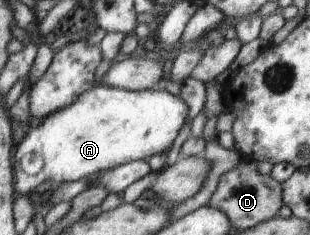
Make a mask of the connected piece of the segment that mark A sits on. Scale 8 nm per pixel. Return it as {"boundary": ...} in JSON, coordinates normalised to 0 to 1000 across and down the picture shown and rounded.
{"boundary":[[[306,357],[300,383],[255,400],[255,417],[171,485],[139,519],[103,523],[52,647],[52,804],[68,834],[110,813],[139,774],[171,774],[174,796],[203,774],[281,762],[313,732],[332,732],[413,689],[468,689],[503,655],[545,643],[581,553],[606,515],[610,451],[577,409],[523,370],[458,387],[413,387],[352,362]]]}

